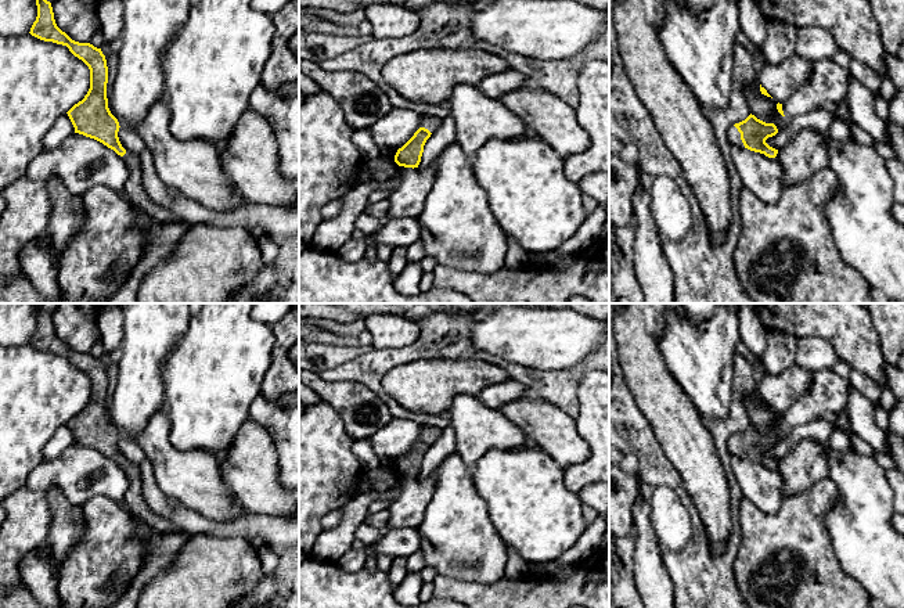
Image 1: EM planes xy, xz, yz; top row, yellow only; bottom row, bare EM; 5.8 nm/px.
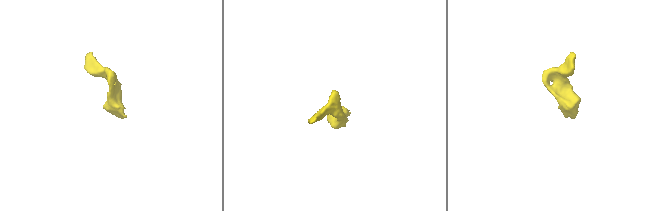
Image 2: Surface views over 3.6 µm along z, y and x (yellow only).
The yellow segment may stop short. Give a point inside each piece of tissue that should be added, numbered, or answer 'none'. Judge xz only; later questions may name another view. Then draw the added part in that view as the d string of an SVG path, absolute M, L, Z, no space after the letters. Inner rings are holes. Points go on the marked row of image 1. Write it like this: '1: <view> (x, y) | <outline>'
1: xz (432, 123) | M422 115L421 127L428 129L431 133L435 133L442 125L442 119L431 115Z

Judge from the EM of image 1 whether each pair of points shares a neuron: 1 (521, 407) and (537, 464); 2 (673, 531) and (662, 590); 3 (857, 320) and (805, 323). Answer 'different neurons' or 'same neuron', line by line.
1: different neurons
2: different neurons
3: same neuron

